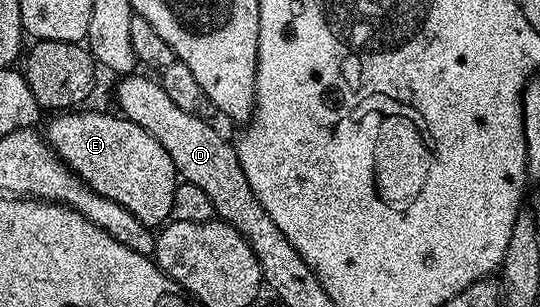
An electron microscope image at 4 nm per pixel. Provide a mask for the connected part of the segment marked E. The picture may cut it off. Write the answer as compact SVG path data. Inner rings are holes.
M61 110L46 128L43 135L49 146L57 151L57 157L69 167L95 194L103 194L103 198L111 198L119 206L131 210L139 222L150 226L161 226L173 215L173 199L179 183L175 166L171 162L171 154L143 130L143 126L135 126L135 122L126 120L120 114L112 116L109 112L81 112L85 110Z

